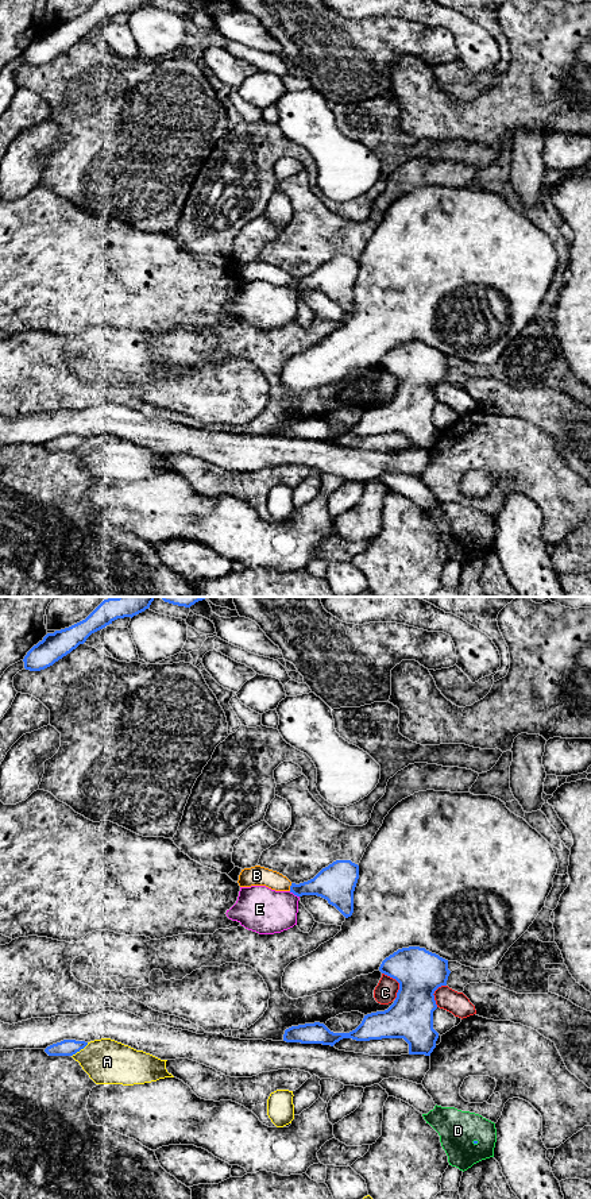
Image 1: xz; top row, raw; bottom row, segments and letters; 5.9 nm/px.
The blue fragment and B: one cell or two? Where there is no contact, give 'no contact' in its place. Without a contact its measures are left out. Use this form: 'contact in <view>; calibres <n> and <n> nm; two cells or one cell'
contact in xz; calibres 200 and 120 nm; one cell

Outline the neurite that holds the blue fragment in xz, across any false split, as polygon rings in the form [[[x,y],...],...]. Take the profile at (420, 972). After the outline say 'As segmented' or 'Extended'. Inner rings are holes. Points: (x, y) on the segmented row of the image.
[[[409,947],[386,957],[379,971],[399,983],[397,998],[387,1010],[364,1015],[362,1023],[349,1033],[333,1033],[320,1022],[291,1026],[285,1030],[283,1041],[333,1046],[343,1038],[356,1041],[403,1038],[409,1044],[409,1055],[430,1056],[439,1038],[439,1033],[433,1029],[433,1011],[437,1009],[433,994],[439,987],[447,986],[451,974],[448,960],[425,948]]]. As segmented

